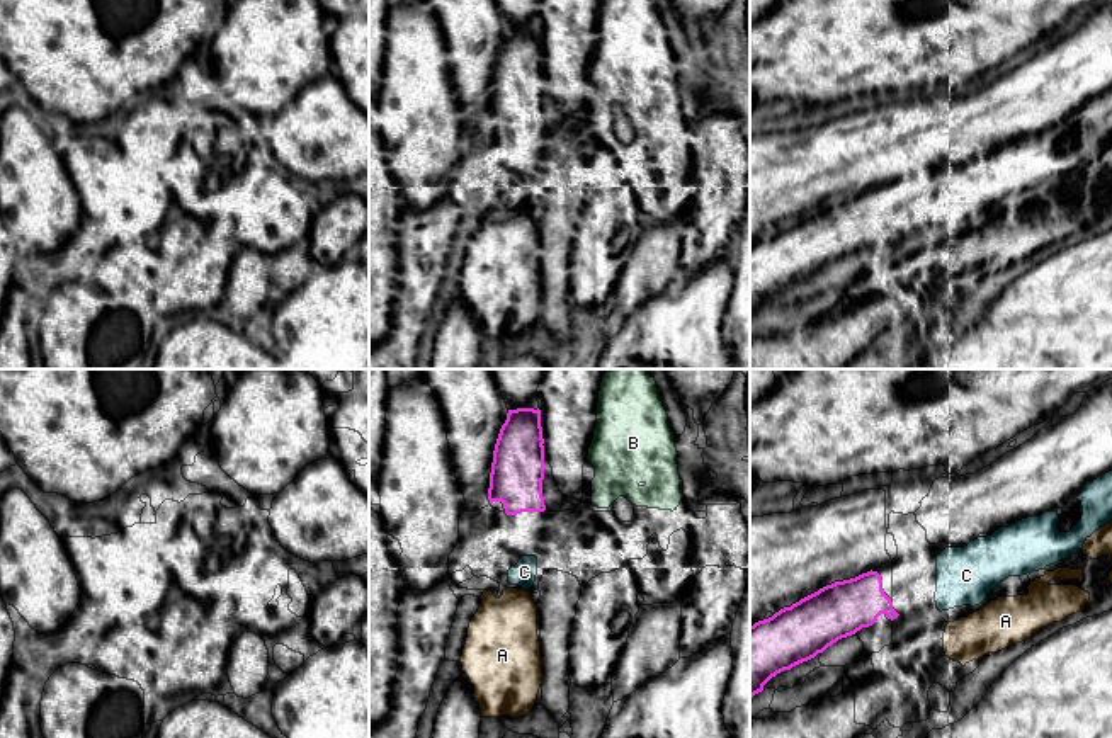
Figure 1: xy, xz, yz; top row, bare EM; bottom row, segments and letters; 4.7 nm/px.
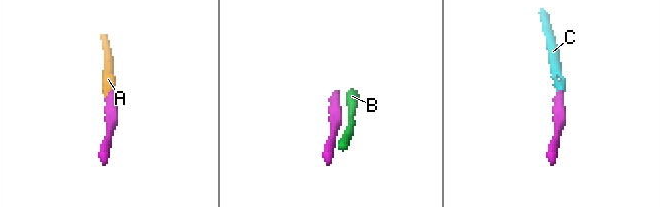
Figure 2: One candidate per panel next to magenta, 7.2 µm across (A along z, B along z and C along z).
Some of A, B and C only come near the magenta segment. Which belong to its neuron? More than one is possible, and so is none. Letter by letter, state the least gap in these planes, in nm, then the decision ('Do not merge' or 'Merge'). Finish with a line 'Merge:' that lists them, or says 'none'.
A: Distance 220 nm. Do not merge
B: Distance 200 nm. Do not merge
C: Distance 190 nm. Merge
Merge: C

